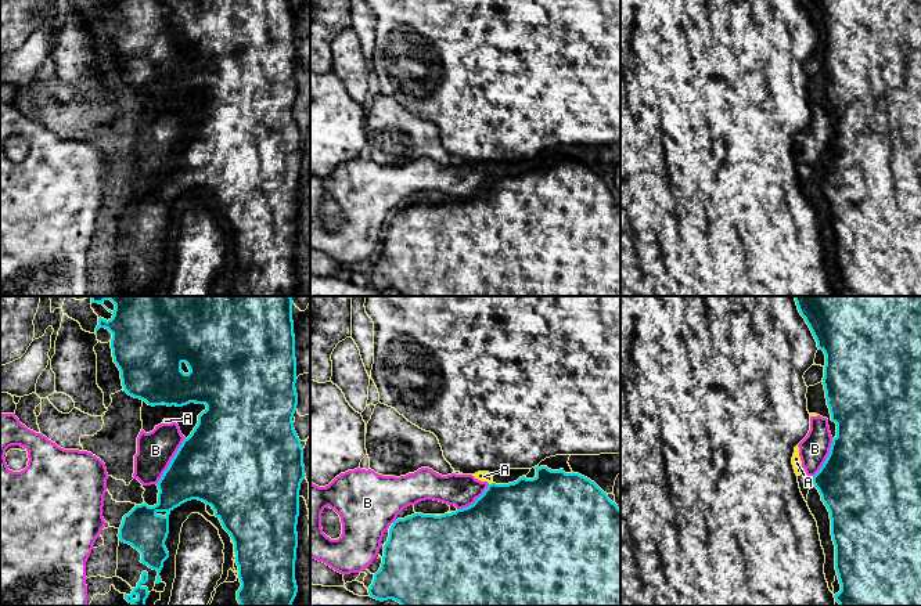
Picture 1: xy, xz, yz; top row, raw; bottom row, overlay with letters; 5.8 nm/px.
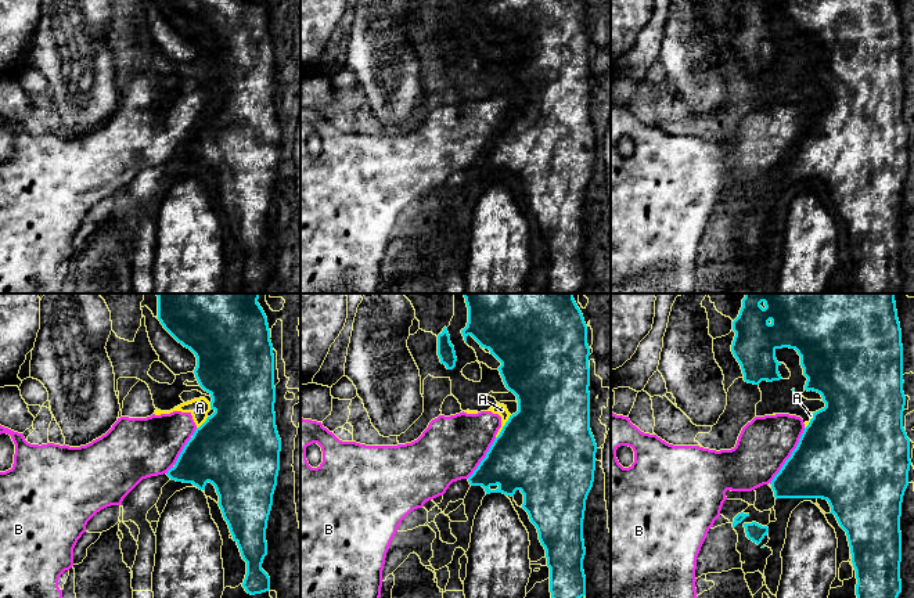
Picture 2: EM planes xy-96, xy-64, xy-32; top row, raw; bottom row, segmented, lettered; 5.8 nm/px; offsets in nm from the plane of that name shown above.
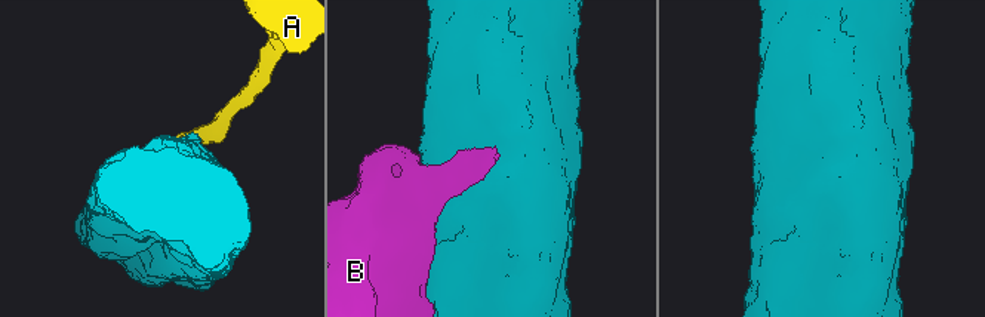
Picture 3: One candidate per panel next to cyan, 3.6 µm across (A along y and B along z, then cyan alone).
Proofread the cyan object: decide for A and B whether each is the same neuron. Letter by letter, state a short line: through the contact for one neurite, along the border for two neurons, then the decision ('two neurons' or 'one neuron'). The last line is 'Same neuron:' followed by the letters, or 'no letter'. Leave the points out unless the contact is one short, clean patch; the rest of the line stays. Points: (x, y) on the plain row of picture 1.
A: two neurons
B: two neurons
Same neuron: no letter

